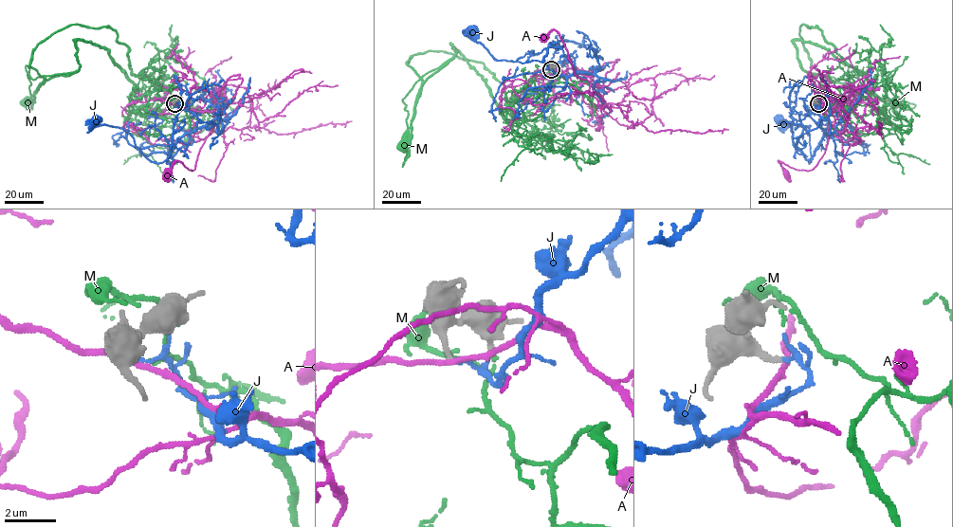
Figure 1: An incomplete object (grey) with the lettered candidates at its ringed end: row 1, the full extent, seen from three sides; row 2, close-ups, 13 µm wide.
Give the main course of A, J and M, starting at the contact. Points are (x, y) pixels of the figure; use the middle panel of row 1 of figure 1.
A: (551, 69), (559, 67), (567, 75), (581, 74), (591, 80), (576, 76), (558, 34), (552, 29), (543, 36)
J: (552, 69), (564, 59), (574, 63), (569, 76), (559, 76), (540, 61), (497, 60), (476, 41), (470, 29)
M: (555, 69), (558, 81), (510, 105), (511, 123), (451, 45), (456, 53), (422, 86), (411, 136), (401, 146)

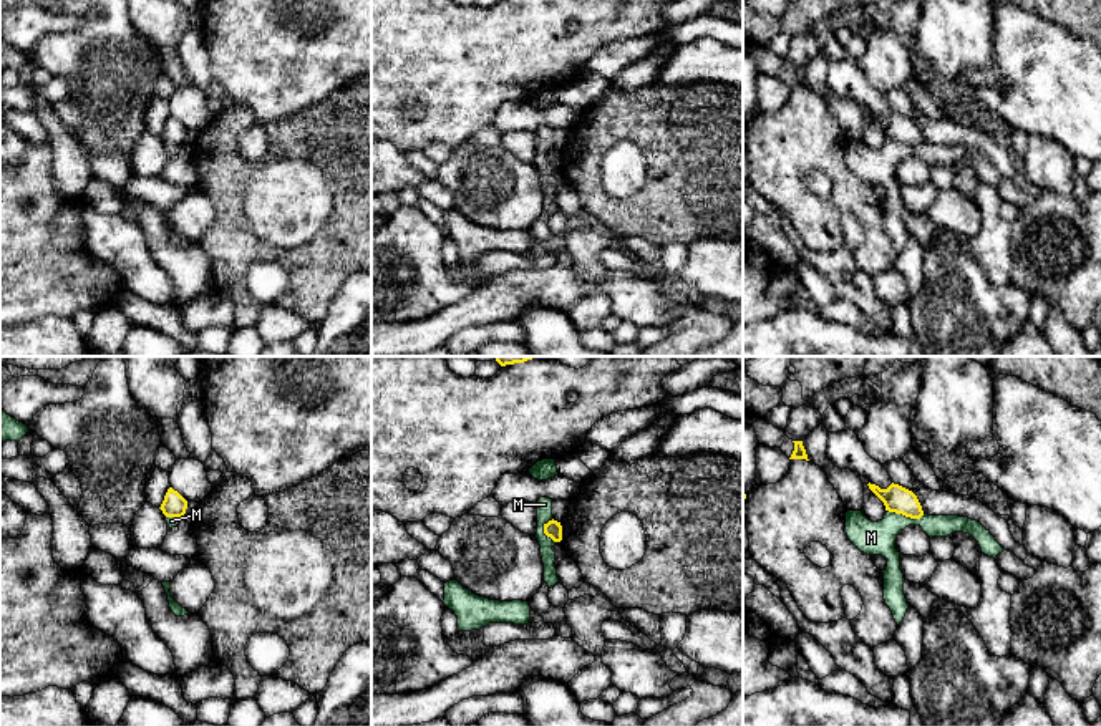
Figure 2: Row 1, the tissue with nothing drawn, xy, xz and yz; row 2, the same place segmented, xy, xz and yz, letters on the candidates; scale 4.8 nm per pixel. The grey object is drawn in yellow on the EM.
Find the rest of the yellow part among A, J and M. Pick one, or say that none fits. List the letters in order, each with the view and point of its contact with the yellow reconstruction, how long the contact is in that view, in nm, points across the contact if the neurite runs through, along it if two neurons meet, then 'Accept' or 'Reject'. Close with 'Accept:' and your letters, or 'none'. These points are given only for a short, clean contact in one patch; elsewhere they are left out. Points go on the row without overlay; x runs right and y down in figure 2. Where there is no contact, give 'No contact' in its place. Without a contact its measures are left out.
A: No contact. Reject
J: No contact. Reject
M: Touches yellow at yz (906, 145). Shared border 190 nm. Boundary: yz (887, 138), (911, 146), (924, 143). Reject
Accept: none

